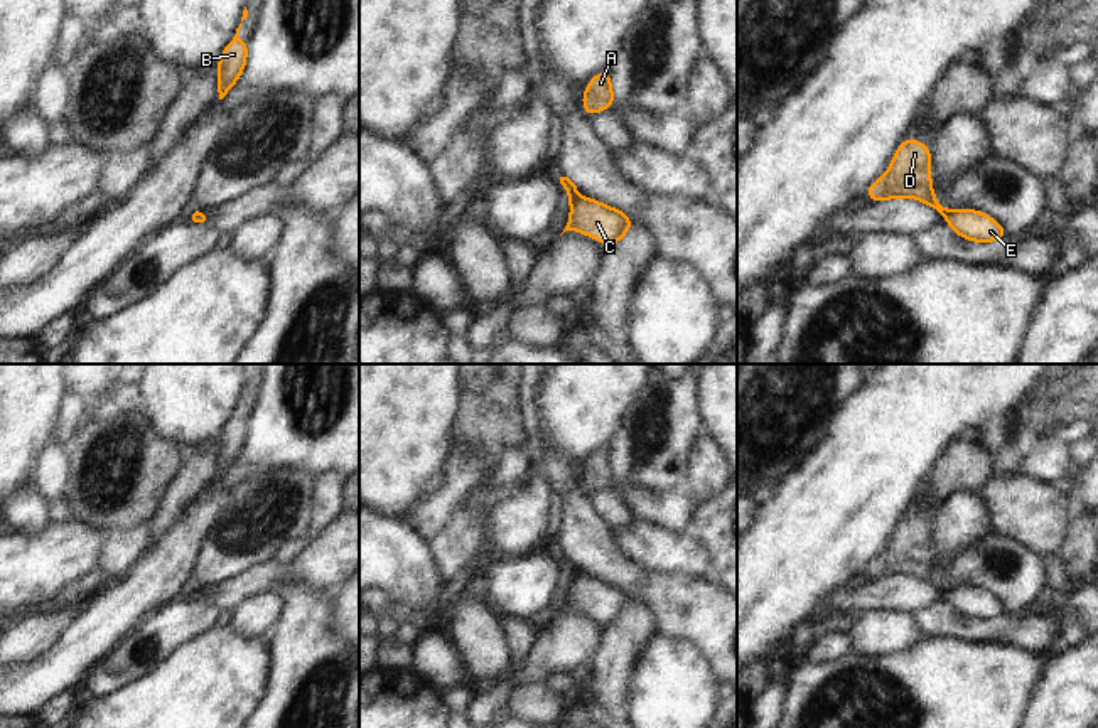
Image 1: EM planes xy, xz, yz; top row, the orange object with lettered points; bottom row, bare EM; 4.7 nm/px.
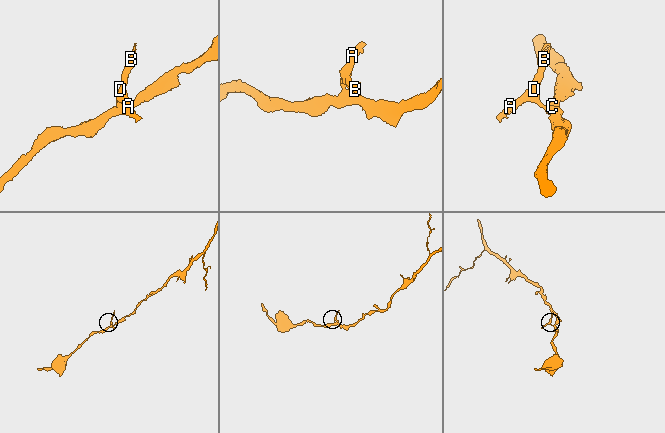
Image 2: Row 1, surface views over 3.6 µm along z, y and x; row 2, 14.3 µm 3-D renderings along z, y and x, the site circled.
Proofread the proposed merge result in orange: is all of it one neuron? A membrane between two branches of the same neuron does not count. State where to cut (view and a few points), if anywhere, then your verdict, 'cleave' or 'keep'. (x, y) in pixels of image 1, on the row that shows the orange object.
cut in xz along (577, 192), (570, 198); cleave

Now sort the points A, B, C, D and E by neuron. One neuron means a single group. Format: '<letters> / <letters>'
A B D / C E

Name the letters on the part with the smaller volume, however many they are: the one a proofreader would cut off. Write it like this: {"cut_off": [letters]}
{"cut_off": ["A", "B", "D"]}

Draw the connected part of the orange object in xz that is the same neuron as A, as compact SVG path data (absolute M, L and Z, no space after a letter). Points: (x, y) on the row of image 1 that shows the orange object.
M611 71L597 72L584 89L582 104L587 118L592 115L611 110L614 106L614 93L611 83Z

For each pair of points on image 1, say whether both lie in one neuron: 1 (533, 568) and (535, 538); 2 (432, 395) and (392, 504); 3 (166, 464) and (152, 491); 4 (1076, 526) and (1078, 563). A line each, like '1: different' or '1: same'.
1: different
2: same
3: same
4: same

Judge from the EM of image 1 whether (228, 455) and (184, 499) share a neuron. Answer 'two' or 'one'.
two

